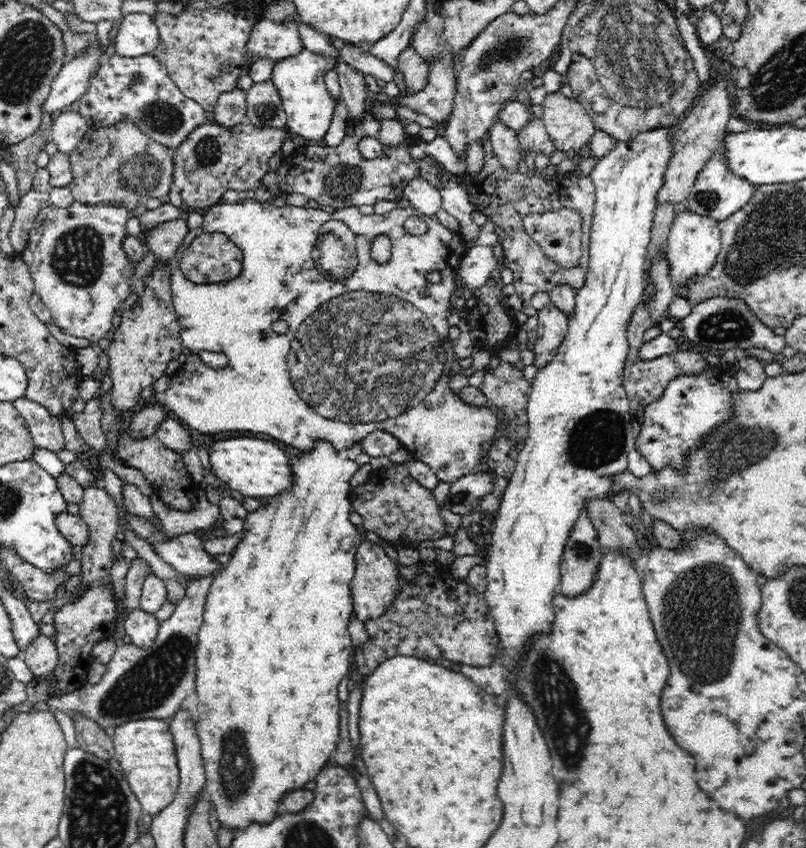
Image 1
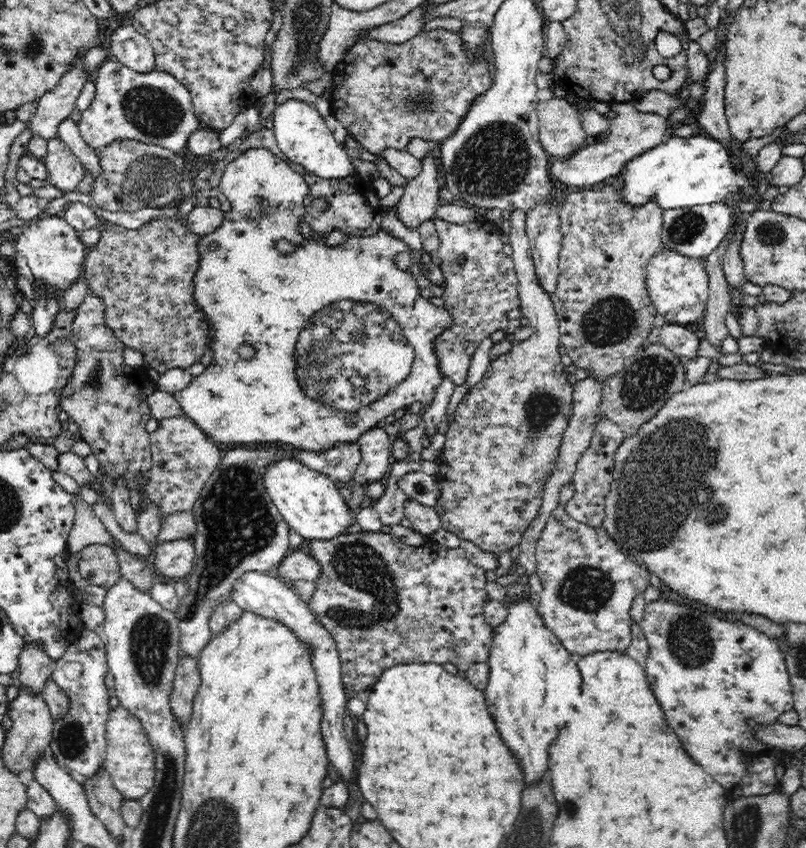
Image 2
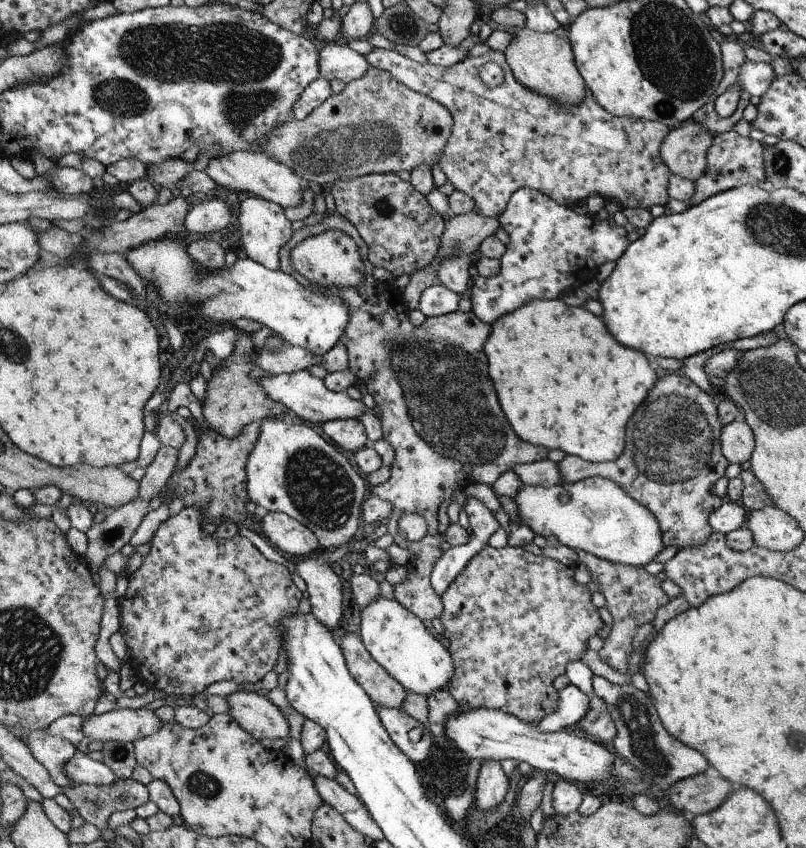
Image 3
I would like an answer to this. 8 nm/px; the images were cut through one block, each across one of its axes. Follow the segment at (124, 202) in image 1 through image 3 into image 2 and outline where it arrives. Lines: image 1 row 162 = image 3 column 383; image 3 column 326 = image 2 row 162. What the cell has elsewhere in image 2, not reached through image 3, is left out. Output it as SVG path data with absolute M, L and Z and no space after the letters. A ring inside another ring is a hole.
M136 139L116 140L98 150L98 160L101 171L95 176L92 191L89 192L92 200L104 210L110 212L134 212L142 208L162 208L177 203L181 198L180 181L186 177L184 159L182 155L162 146L138 142Z

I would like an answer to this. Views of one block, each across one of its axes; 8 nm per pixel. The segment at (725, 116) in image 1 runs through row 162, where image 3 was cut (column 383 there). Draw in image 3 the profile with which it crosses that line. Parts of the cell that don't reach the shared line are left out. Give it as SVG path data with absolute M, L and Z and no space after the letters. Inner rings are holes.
M358 633L346 634L341 649L350 674L361 683L376 707L401 708L407 690L371 657Z

